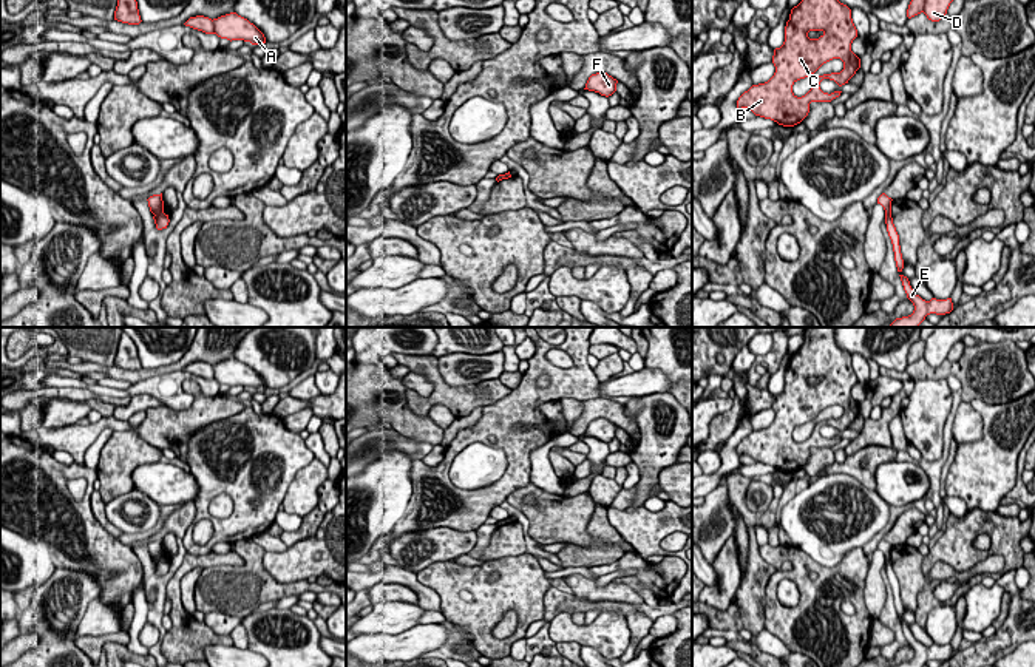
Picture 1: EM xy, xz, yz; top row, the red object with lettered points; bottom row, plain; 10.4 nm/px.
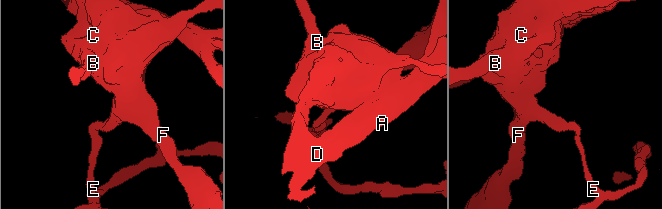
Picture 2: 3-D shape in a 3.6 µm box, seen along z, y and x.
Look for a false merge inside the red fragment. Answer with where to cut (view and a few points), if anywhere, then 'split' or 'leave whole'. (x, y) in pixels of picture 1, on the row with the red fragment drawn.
cut in xy along (162, 206), (155, 215); split

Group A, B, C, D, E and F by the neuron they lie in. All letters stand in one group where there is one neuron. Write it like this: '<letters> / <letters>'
A B C D F / E

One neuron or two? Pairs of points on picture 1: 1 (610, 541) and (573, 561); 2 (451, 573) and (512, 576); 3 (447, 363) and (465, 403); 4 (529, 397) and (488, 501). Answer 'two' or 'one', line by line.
1: one
2: one
3: two
4: one

